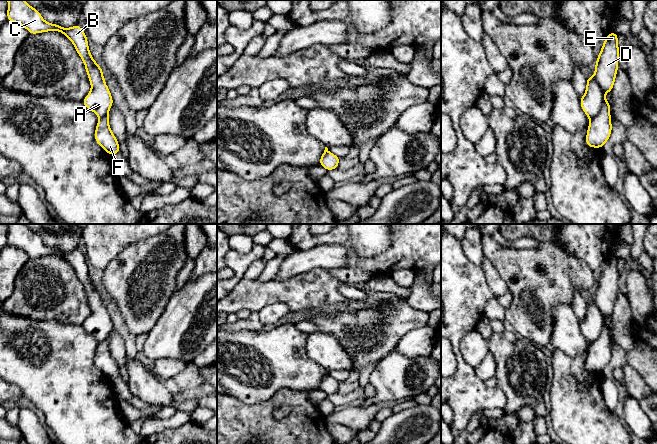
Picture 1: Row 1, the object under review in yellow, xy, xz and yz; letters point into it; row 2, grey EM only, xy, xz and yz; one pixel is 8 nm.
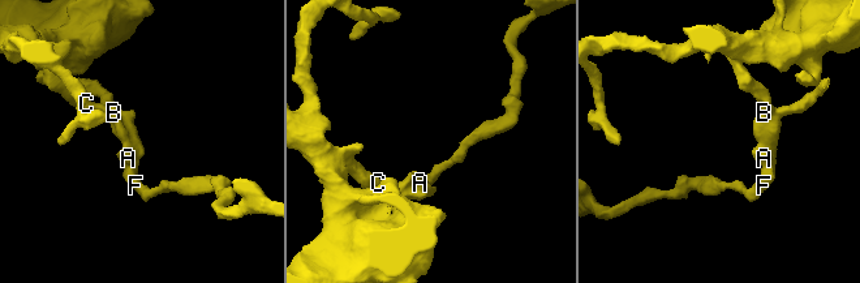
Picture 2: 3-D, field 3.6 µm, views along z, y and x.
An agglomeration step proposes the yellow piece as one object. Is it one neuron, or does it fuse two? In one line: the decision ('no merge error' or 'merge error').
merge error

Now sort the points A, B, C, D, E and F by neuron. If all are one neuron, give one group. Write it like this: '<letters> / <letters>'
A B C / D E F

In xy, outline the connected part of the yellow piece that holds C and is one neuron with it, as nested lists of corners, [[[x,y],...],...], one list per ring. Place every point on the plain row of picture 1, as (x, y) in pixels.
[[[7,224],[7,226],[8,245],[15,246],[25,251],[29,258],[48,255],[61,256],[73,267],[77,277],[84,286],[91,307],[91,315],[82,324],[82,327],[99,342],[105,340],[113,329],[113,322],[101,300],[101,295],[95,290],[91,282],[88,264],[83,253],[79,249],[75,249],[71,252],[63,252],[58,248],[48,247],[42,242],[37,233],[31,231],[24,224]]]

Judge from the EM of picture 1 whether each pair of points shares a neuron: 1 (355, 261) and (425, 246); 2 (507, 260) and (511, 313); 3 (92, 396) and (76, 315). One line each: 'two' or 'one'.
1: one
2: one
3: two

